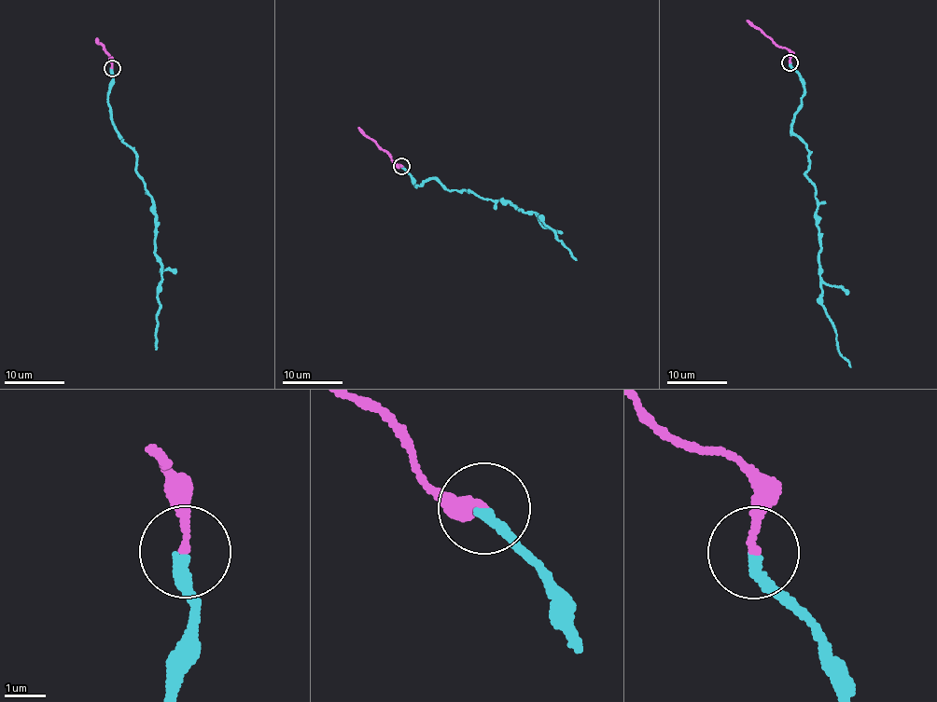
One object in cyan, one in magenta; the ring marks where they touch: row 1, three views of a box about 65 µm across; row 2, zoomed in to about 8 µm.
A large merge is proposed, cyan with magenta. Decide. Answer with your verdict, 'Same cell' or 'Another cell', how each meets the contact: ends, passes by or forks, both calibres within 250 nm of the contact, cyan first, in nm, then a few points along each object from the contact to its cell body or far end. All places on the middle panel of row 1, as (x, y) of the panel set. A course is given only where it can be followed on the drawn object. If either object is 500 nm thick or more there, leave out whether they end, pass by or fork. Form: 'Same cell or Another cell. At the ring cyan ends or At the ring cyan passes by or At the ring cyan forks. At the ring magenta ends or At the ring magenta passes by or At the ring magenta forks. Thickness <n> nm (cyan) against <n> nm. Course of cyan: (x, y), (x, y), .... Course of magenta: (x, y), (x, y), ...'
Same cell. At the ring cyan ends. At the ring magenta ends. Thickness 260 nm (cyan) against 190 nm. Course of cyan: (401, 166), (416, 186), (433, 178), (447, 189), (503, 199), (520, 211), (538, 214), (577, 260). Course of magenta: (401, 166), (358, 127)

